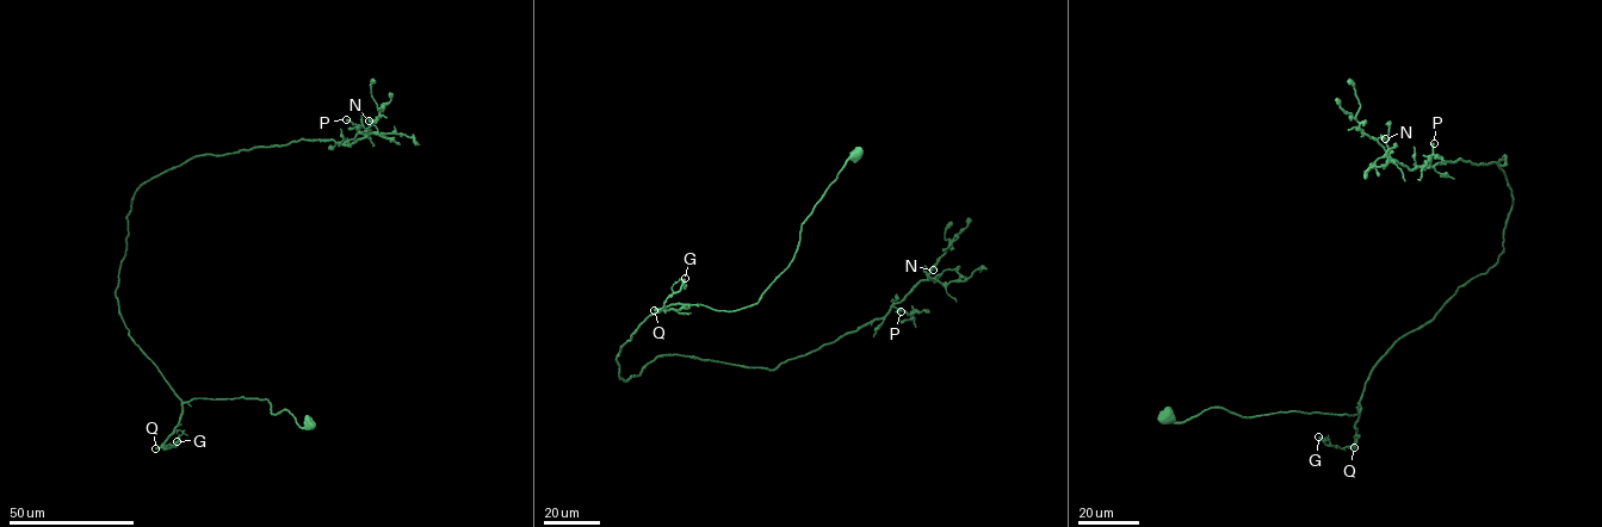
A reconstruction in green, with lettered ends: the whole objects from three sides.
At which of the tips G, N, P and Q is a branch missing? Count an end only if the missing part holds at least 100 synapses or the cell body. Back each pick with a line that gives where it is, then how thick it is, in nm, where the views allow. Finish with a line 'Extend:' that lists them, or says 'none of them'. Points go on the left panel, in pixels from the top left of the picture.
Q: Place: (155, 448). Thickness 400 nm
Extend: Q

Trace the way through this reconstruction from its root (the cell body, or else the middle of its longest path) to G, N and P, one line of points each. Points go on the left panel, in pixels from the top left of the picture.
G: (309, 423), (302, 428), (286, 409), (271, 414), (267, 398), (192, 398), (181, 404), (164, 450), (177, 441)
N: (309, 423), (267, 398), (180, 400), (121, 314), (127, 217), (138, 186), (195, 157), (348, 146), (369, 121)
P: (309, 423), (267, 398), (183, 402), (116, 291), (141, 185), (198, 155), (344, 143), (346, 119)

